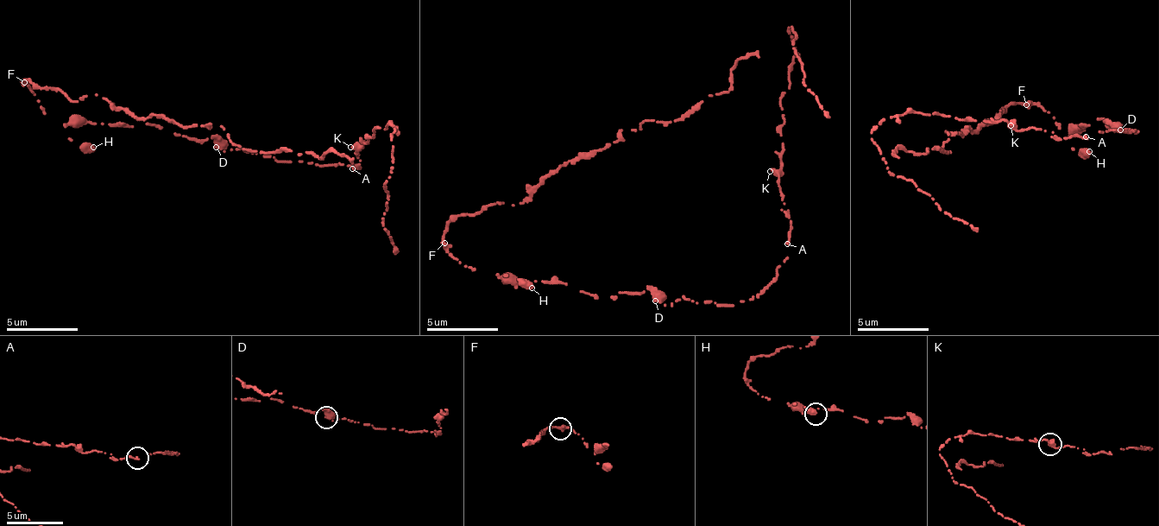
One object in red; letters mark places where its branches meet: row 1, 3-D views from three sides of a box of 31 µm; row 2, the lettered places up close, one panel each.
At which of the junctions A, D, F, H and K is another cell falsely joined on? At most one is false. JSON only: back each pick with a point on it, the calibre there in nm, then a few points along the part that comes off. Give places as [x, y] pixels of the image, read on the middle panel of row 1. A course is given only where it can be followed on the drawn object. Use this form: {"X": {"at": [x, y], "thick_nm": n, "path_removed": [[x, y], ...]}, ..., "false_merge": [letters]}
{"F": {"at": [444, 243], "thick_nm": 300, "path_removed": [[444, 243], [444, 230], [461, 214], [519, 204], [623, 130], [681, 121], [732, 85], [738, 58], [758, 57]]}, "false_merge": ["F"]}

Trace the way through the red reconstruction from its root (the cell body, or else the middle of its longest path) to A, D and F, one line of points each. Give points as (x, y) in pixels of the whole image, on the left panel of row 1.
A: (192, 138), (220, 139), (226, 148), (274, 156), (278, 161), (303, 161), (319, 167), (344, 163), (351, 167)
D: (192, 138), (213, 139), (215, 148)
F: (192, 138), (156, 128), (154, 123), (112, 125), (71, 120), (64, 123), (44, 114), (35, 95), (24, 81)

